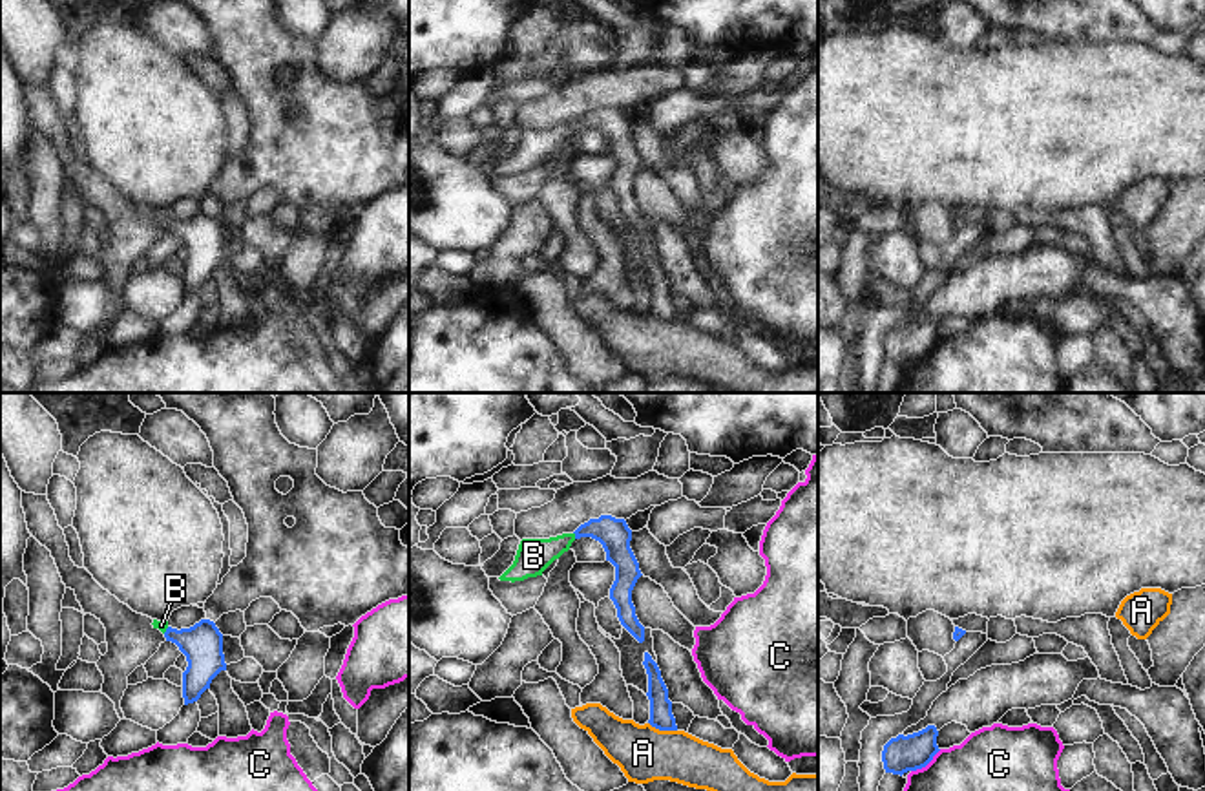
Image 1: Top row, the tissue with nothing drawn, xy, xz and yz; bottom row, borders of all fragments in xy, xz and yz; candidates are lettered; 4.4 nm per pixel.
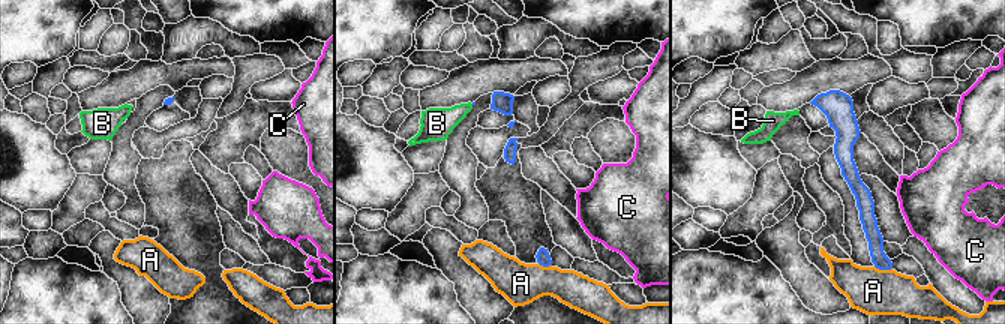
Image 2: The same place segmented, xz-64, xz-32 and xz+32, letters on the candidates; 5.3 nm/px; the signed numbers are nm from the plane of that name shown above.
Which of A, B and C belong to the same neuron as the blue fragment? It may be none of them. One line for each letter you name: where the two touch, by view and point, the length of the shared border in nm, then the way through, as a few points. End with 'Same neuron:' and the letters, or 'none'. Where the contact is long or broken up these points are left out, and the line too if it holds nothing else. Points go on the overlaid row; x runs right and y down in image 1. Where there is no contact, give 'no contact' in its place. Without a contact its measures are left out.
B: meets blue in xz at (576, 536); contact 30 nm long; runs through xz (614, 534), (583, 530), (576, 536), (534, 556)
Same neuron: B

